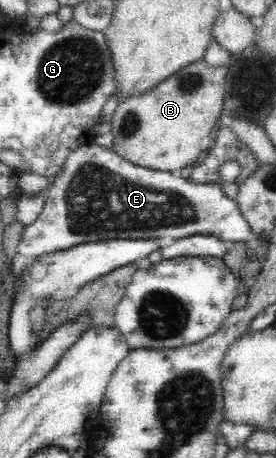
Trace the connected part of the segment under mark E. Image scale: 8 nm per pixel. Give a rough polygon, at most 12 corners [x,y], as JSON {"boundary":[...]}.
{"boundary":[[70,152],[17,253],[260,239],[220,184]]}

